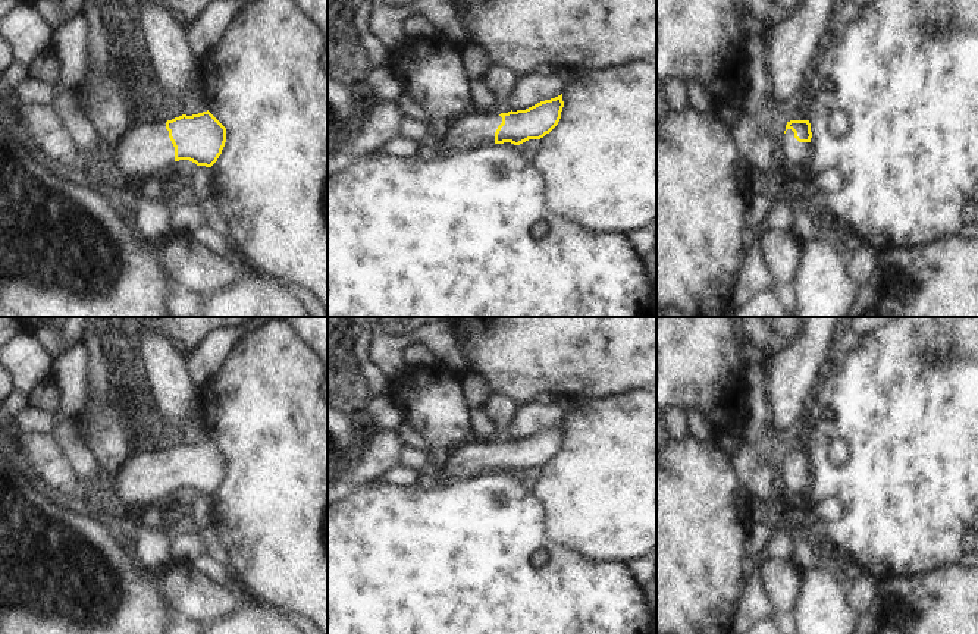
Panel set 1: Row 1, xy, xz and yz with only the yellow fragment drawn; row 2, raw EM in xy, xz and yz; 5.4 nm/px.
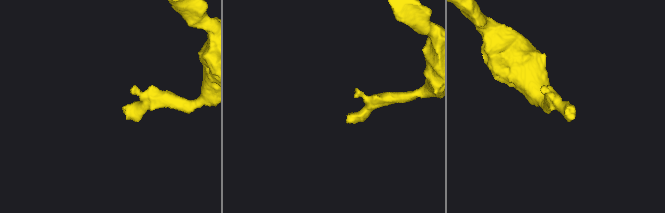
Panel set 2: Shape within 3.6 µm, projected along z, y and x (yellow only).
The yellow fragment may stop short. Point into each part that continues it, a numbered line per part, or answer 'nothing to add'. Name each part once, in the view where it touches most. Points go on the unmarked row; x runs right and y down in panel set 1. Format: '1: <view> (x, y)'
1: xy (147, 476)

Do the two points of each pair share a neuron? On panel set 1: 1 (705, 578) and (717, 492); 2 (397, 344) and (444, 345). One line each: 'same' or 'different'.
1: same
2: same

